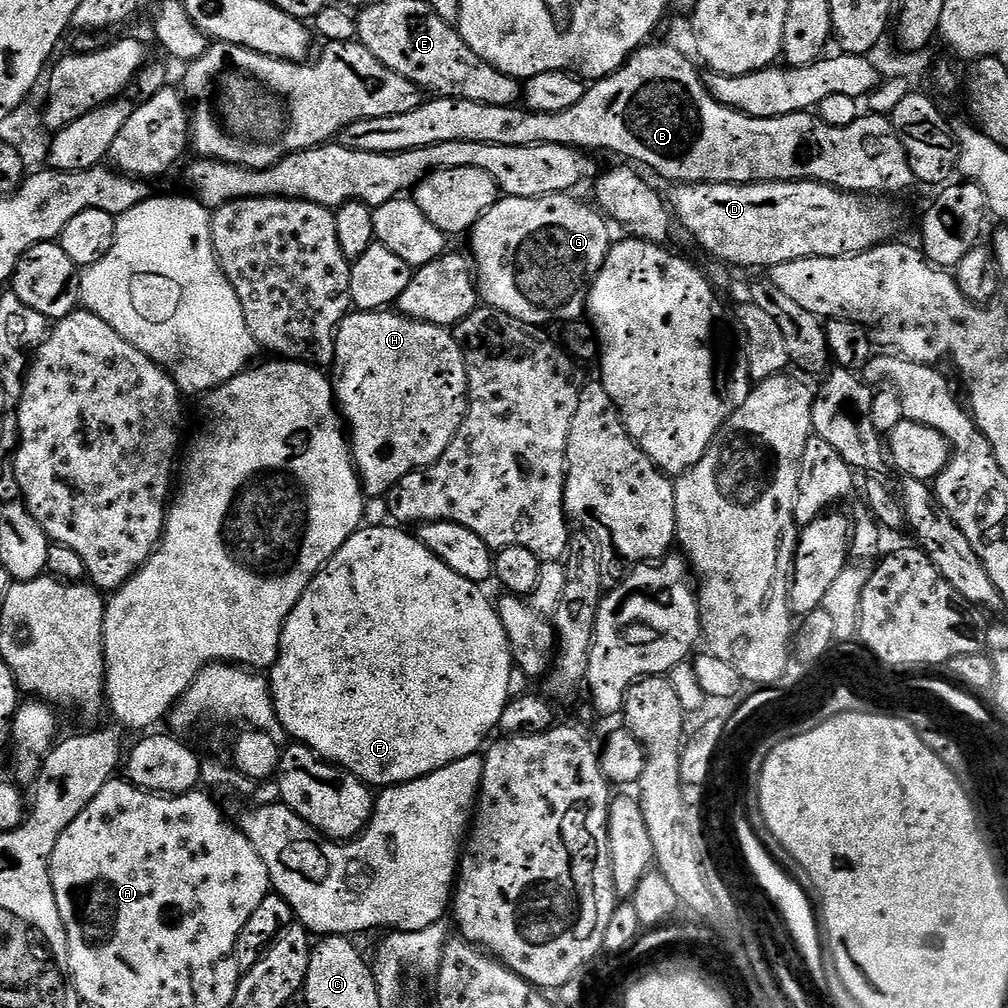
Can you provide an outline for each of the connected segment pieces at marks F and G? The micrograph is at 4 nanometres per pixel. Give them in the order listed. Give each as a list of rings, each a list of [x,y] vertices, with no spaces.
[[[364,526],[343,544],[338,550],[338,554],[334,554],[334,558],[330,558],[330,562],[325,564],[324,569],[313,578],[310,586],[306,586],[302,598],[298,598],[298,606],[294,606],[294,610],[286,618],[284,629],[282,630],[282,638],[280,639],[280,653],[275,664],[270,669],[270,687],[272,689],[274,710],[278,714],[278,722],[282,722],[285,733],[295,743],[305,744],[311,752],[315,752],[316,755],[327,760],[328,763],[337,765],[343,768],[344,771],[354,774],[359,780],[364,781],[365,784],[376,790],[391,788],[394,784],[414,782],[426,774],[434,774],[434,770],[442,770],[446,766],[450,766],[456,760],[477,755],[485,747],[489,737],[493,735],[491,732],[495,733],[497,731],[504,708],[508,705],[510,699],[508,695],[508,691],[510,690],[510,674],[514,667],[512,648],[508,645],[508,635],[500,621],[497,605],[493,601],[492,604],[488,601],[488,596],[484,593],[485,589],[481,585],[462,578],[462,574],[454,574],[454,570],[450,570],[450,566],[446,566],[446,562],[439,560],[419,538],[415,535],[407,536],[404,532],[407,531],[400,526]]]
[[[572,194],[542,198],[504,196],[494,206],[490,206],[482,218],[478,218],[470,233],[470,256],[476,269],[480,299],[487,307],[496,308],[502,314],[510,314],[510,318],[518,318],[524,324],[537,326],[563,325],[565,322],[585,319],[588,291],[592,289],[593,282],[606,262],[606,254],[614,243],[614,236],[608,233],[609,221],[592,204],[593,209],[574,197]]]

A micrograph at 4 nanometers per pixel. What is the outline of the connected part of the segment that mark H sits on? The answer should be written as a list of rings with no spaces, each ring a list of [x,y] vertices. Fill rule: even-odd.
[[[381,310],[378,312],[349,311],[339,328],[336,329],[336,359],[334,369],[334,391],[336,403],[341,417],[346,421],[347,431],[350,433],[352,456],[356,459],[356,470],[360,474],[360,482],[369,497],[387,497],[392,489],[406,474],[417,472],[419,468],[429,468],[452,445],[452,440],[459,434],[464,425],[464,418],[468,414],[468,367],[464,361],[464,352],[460,343],[449,329],[440,328],[436,324],[427,324],[412,320],[409,316],[402,316],[395,310]]]

